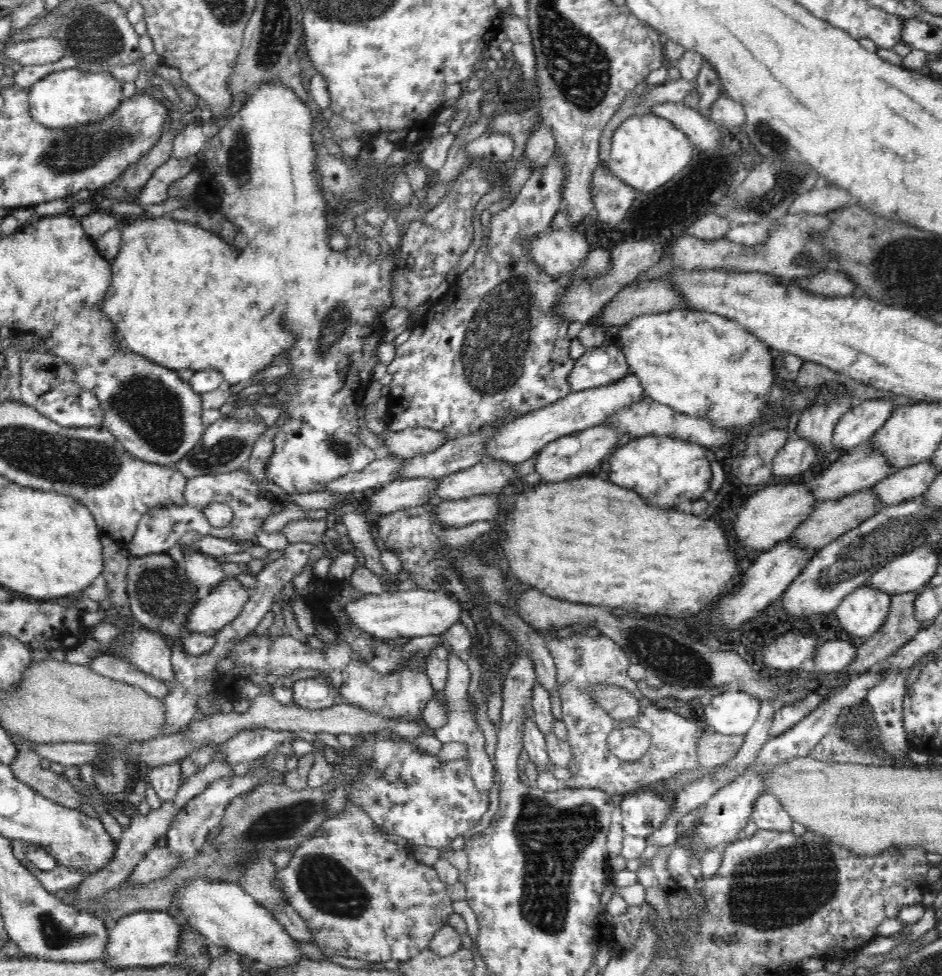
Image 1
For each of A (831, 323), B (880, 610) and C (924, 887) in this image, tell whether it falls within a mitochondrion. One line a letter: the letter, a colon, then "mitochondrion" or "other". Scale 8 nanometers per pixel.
A: other
B: other
C: other

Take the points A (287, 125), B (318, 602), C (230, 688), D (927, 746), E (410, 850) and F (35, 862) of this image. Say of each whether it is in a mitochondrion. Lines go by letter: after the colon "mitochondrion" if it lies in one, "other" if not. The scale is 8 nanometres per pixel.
A: other
B: other
C: other
D: other
E: other
F: other

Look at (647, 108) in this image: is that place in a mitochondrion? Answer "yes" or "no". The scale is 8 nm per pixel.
no

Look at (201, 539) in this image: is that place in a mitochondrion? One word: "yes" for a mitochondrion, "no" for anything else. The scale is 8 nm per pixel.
no

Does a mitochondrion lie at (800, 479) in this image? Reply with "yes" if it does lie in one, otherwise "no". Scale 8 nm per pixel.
no

